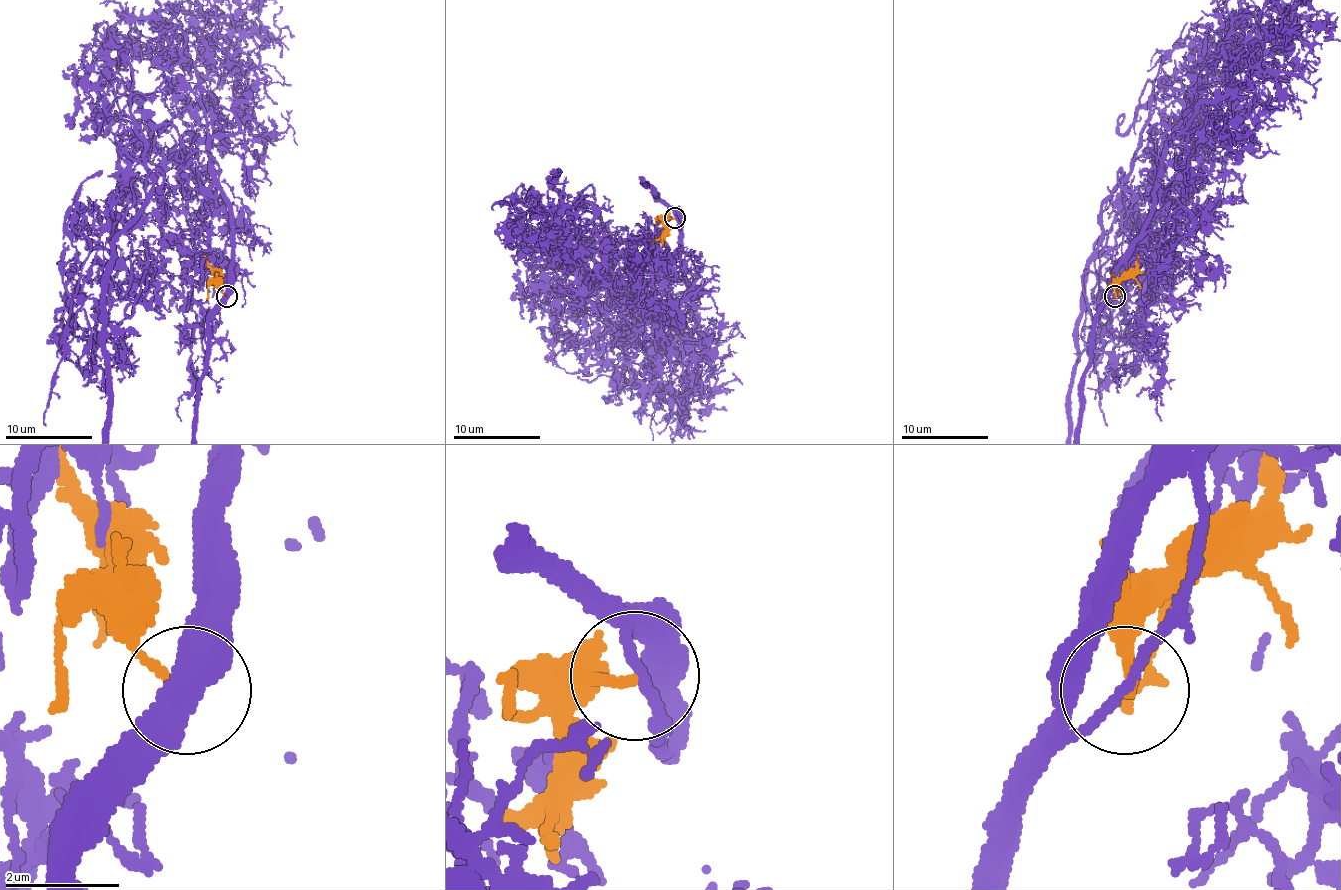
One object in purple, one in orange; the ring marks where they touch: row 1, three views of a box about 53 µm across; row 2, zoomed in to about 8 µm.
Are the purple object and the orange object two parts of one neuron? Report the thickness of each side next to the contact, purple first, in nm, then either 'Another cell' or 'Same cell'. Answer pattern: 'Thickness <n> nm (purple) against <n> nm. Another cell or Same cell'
Thickness 150 nm (purple) against 150 nm. Another cell

